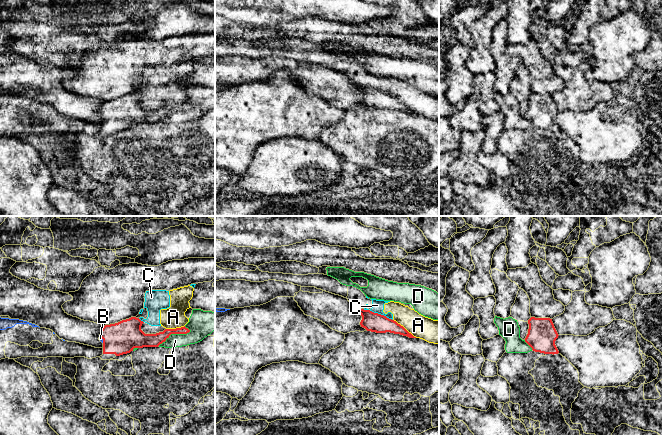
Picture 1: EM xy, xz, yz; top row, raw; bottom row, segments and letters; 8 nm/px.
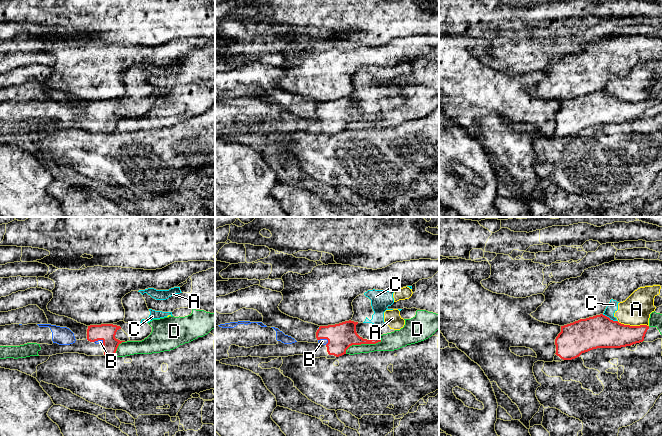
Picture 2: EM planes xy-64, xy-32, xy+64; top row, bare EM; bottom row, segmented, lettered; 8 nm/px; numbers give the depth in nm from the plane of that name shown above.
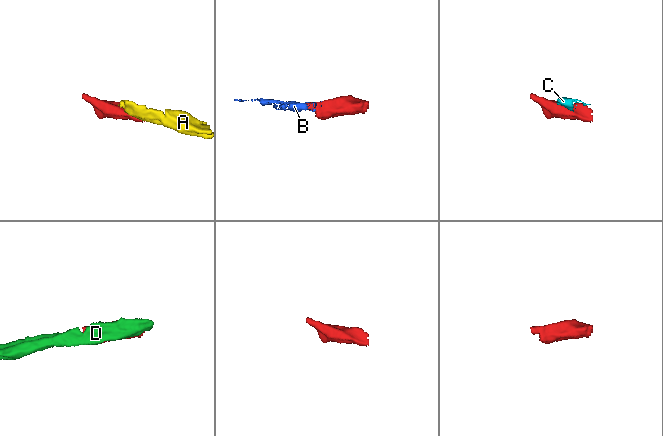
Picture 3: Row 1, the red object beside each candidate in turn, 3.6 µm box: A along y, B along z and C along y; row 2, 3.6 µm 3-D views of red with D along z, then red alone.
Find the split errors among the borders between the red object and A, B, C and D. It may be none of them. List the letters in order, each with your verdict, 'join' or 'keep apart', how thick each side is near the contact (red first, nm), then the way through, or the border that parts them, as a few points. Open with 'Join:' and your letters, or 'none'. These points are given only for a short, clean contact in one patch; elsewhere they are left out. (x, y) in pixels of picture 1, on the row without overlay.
Join: B
A: keep apart | 160/190 nm | along xz (393, 95), (416, 113)
B: join | 260/20 nm | across xy (120, 114), (102, 114), (100, 114)
C: keep apart | 160/100 nm | along xz (363, 85), (383, 90), (392, 96)
D: keep apart | 110/220 nm

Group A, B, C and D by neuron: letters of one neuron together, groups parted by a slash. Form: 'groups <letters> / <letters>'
groups A C / B / D

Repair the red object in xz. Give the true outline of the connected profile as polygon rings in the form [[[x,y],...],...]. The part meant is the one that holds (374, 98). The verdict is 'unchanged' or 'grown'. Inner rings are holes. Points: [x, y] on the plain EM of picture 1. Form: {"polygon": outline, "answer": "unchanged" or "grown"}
{"polygon": [[[356,83],[355,85],[362,92],[362,96],[360,98],[361,103],[365,104],[367,107],[376,109],[390,108],[407,112],[409,114],[416,114],[411,109],[409,109],[403,102],[398,100],[396,97],[387,94],[384,91]]], "answer": "unchanged"}

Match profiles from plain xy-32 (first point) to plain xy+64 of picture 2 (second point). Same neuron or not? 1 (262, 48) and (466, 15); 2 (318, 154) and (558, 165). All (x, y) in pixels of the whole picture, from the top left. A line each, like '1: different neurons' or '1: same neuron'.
1: different neurons
2: same neuron

